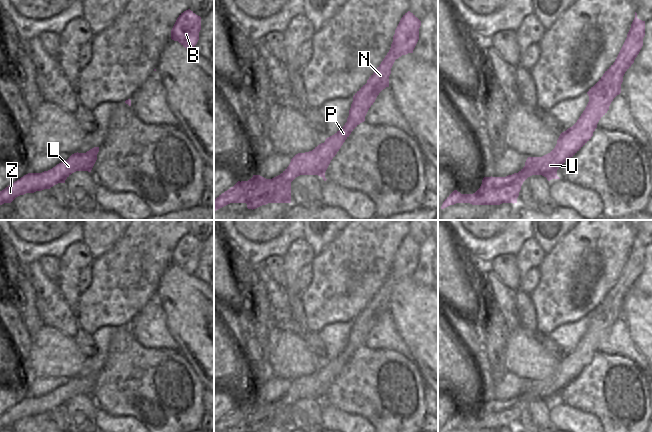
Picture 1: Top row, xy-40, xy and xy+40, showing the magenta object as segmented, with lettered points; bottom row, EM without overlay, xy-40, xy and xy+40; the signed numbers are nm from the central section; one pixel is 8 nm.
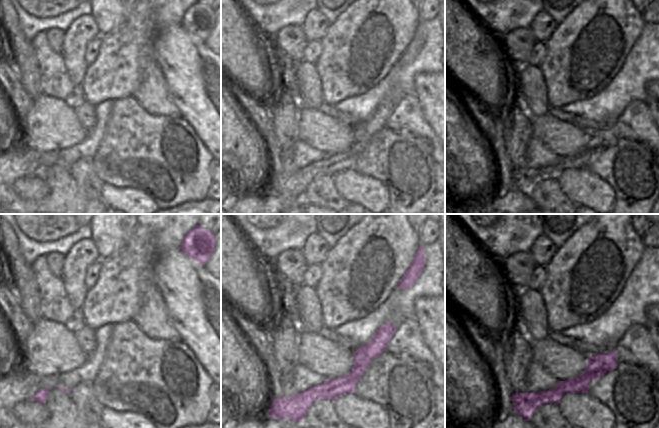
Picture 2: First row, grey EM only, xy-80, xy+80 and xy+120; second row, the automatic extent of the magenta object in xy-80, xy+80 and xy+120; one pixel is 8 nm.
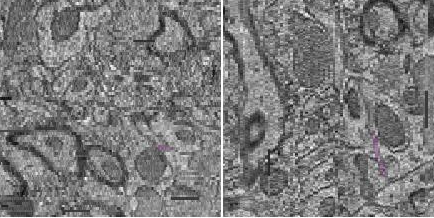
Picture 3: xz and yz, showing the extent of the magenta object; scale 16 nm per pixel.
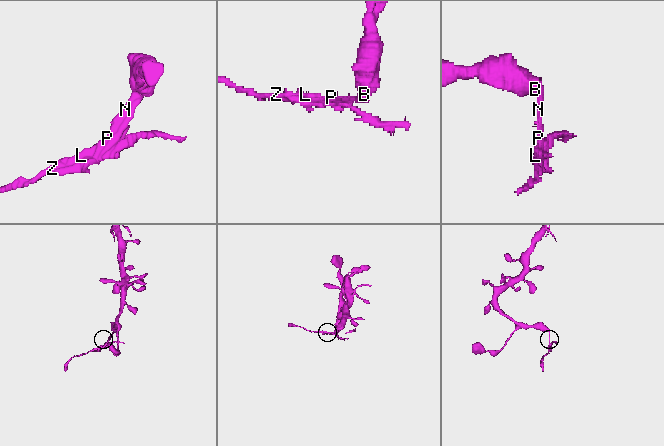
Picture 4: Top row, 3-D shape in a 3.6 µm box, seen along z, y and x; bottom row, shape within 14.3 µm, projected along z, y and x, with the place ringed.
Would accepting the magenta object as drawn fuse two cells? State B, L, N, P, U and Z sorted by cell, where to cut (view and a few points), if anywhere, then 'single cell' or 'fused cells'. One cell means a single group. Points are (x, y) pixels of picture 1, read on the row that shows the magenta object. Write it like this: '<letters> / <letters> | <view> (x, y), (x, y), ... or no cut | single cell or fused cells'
B N / L P U Z | xy+40 (595, 84), (598, 88), (602, 88), (608, 94), (615, 96) | fused cells

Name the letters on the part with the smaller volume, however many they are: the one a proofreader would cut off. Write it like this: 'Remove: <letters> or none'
Remove: L, P, U, Z

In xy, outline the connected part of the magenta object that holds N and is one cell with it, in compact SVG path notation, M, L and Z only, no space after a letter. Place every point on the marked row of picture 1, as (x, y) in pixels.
M410 11L401 18L393 36L391 48L375 72L369 77L367 83L376 85L378 90L389 87L391 68L396 59L402 55L413 53L419 40L421 21Z

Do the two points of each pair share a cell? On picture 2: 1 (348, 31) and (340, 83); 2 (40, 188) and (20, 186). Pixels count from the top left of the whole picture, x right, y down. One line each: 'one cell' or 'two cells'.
1: one cell
2: one cell

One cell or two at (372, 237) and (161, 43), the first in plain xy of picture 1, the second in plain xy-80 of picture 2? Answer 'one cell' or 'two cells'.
two cells

